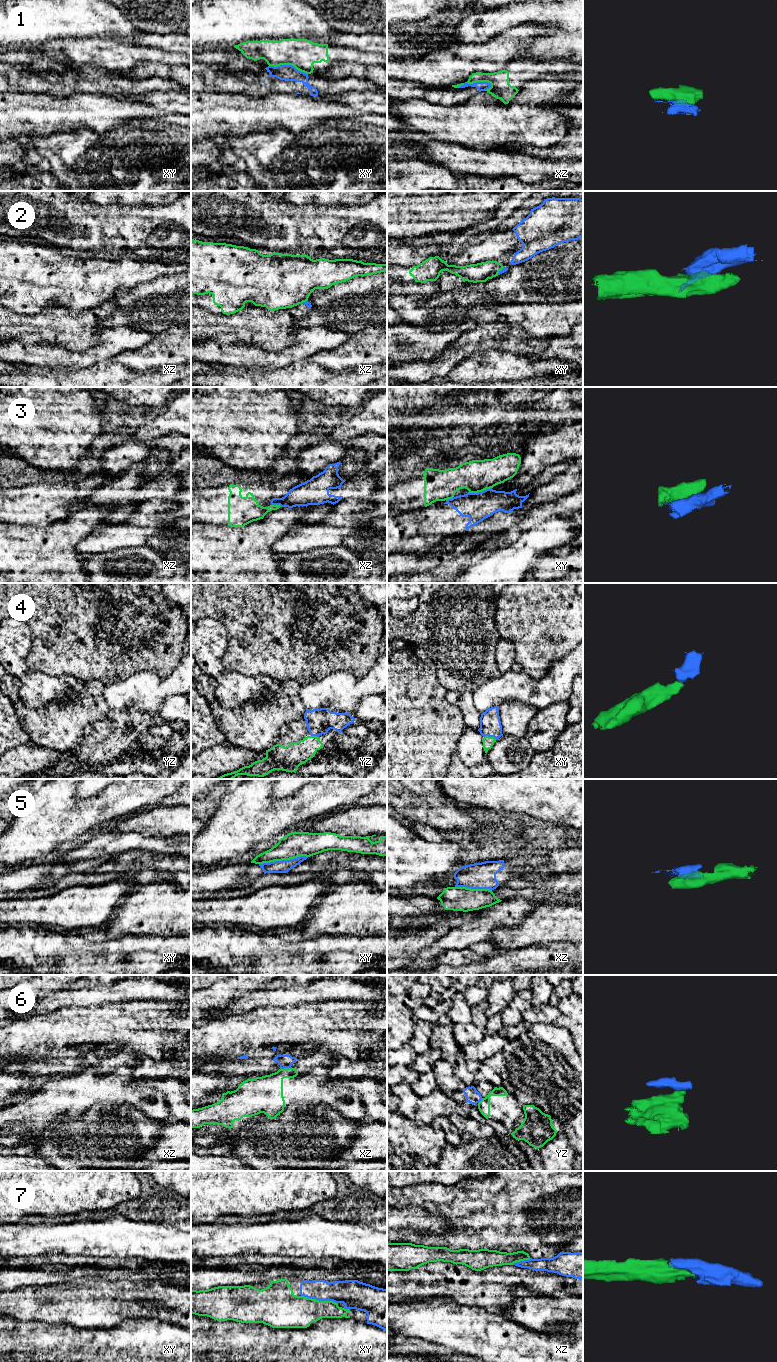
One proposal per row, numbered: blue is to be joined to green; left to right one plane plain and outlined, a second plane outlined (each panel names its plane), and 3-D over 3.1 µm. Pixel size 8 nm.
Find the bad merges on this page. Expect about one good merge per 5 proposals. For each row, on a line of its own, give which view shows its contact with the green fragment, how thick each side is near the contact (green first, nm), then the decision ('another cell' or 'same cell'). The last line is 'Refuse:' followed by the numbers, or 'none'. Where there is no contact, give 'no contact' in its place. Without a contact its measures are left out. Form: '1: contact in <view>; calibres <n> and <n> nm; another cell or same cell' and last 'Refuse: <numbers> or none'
1: contact in xz; calibres 160 and 80 nm; another cell
2: contact in xy; calibres 160 and 40 nm; another cell
3: contact in xy; calibres 260 and 220 nm; another cell
4: contact in xy; calibres 90 and 180 nm; same cell
5: contact in xy; calibres 200 and 100 nm; another cell
6: contact in xz; calibres 260 and 110 nm; another cell
7: contact in xy; calibres 280 and 200 nm; same cell
Refuse: 1, 2, 3, 5, 6

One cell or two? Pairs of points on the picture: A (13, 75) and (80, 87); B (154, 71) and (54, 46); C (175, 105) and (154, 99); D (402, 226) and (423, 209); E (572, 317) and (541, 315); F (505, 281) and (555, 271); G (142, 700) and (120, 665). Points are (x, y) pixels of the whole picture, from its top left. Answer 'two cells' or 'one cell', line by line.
A: one cell
B: two cells
C: one cell
D: one cell
E: one cell
F: one cell
G: two cells

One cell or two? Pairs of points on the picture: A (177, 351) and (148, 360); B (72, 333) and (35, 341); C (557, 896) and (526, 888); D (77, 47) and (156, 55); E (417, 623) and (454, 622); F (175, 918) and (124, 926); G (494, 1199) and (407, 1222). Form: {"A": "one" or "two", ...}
{"A": "one", "B": "two", "C": "one", "D": "one", "E": "one", "F": "one", "G": "two"}

